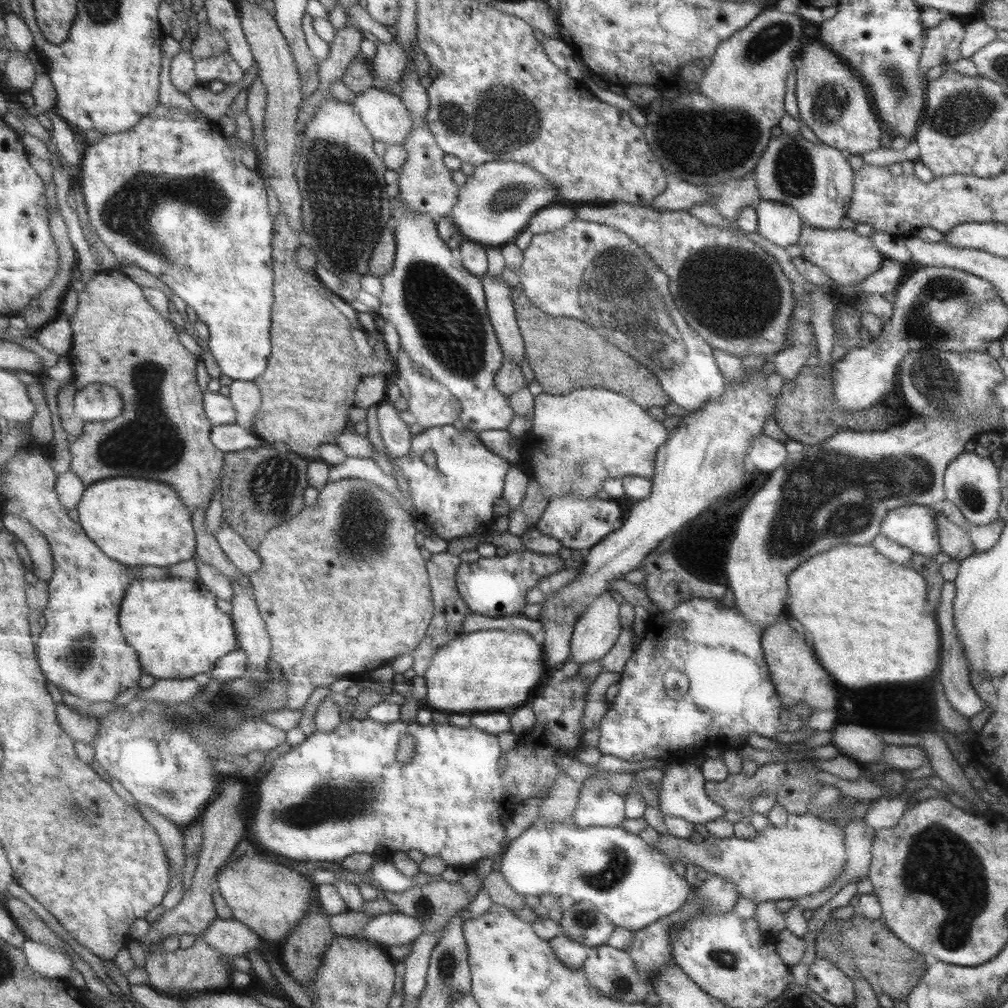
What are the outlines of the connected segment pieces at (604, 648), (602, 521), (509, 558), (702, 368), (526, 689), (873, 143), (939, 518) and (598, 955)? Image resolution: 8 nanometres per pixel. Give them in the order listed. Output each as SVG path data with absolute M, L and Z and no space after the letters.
M609 592L602 593L574 625L570 659L579 665L601 659L612 650L620 633L620 604Z
M565 494L549 500L548 506L534 527L546 536L560 541L562 547L585 552L609 537L609 534L615 531L618 520L622 520L622 510L616 500Z
M526 549L523 552L510 552L504 558L496 555L473 564L463 562L459 571L459 588L474 613L490 618L522 615L527 604L526 593L536 588L543 578L564 569L564 562L557 555L544 555Z
M574 219L558 230L535 234L530 245L523 250L523 255L522 266L516 273L524 294L532 304L552 316L578 318L592 326L596 322L600 334L610 336L614 332L618 336L618 342L612 344L628 352L632 358L640 360L644 366L652 368L670 400L681 406L680 412L695 411L708 399L724 392L726 380L714 358L713 347L698 336L674 304L669 276L644 248L624 232L613 226Z
M490 629L466 633L448 644L435 656L432 666L428 669L428 698L425 703L429 708L442 712L462 712L472 714L480 710L504 710L512 706L523 706L530 702L532 690L542 682L546 674L544 666L543 642L529 632L518 629Z
M814 41L803 47L800 58L797 62L796 97L802 123L818 136L819 141L840 149L846 155L861 156L864 152L880 149L881 122L864 80L821 41Z
M937 507L936 522L939 528L938 538L942 552L958 561L975 554L974 544L972 544L968 531L950 521L940 507Z
M607 944L591 947L582 967L590 984L593 984L601 993L625 1003L642 1003L651 990L638 972L634 959L624 949L620 950Z

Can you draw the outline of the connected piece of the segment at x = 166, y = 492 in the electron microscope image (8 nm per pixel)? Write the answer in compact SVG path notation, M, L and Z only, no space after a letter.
M126 476L101 480L88 487L78 510L88 536L110 558L129 568L169 568L198 558L195 513L178 489L164 481Z

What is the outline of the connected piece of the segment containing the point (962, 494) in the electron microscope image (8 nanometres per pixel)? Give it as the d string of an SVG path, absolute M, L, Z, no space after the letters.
M976 451L960 453L945 470L945 498L953 502L974 526L986 526L999 519L1002 502L999 471L991 458L982 458Z

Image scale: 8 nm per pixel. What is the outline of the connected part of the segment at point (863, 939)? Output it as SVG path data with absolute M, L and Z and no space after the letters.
M858 913L849 919L826 921L816 937L815 952L817 958L829 960L846 976L854 976L857 972L870 983L876 994L887 994L894 1000L906 1001L927 969L927 956L902 942L883 918L870 920Z

